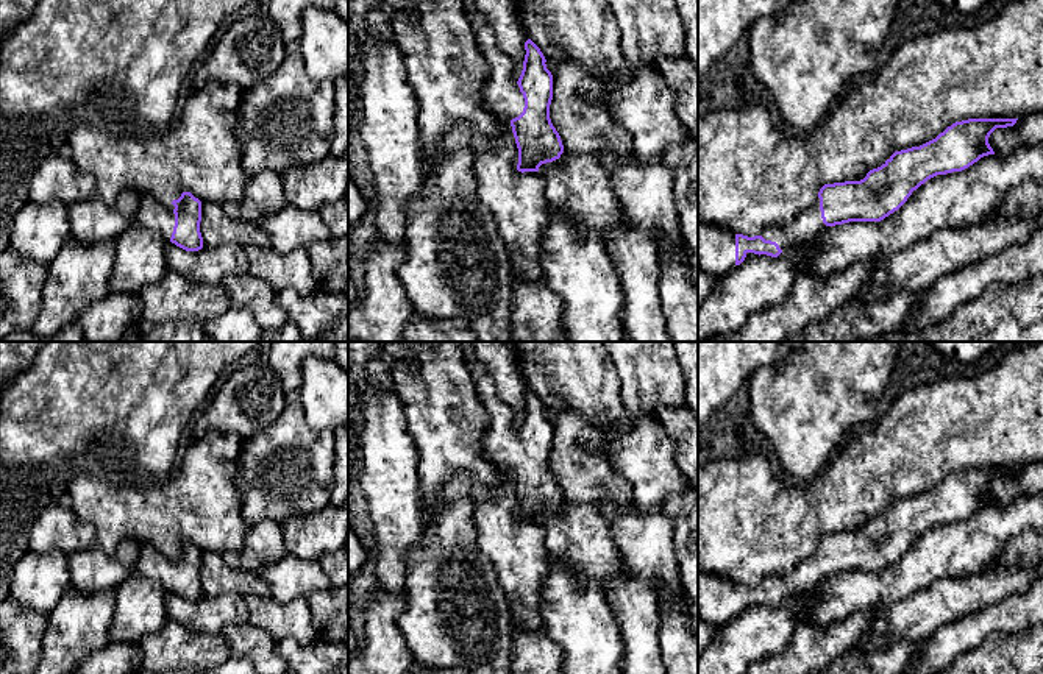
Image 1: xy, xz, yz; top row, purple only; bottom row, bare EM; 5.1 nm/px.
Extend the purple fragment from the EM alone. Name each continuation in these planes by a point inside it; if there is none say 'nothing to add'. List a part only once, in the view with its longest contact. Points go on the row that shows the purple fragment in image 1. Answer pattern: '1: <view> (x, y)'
1: xz (501, 95)

